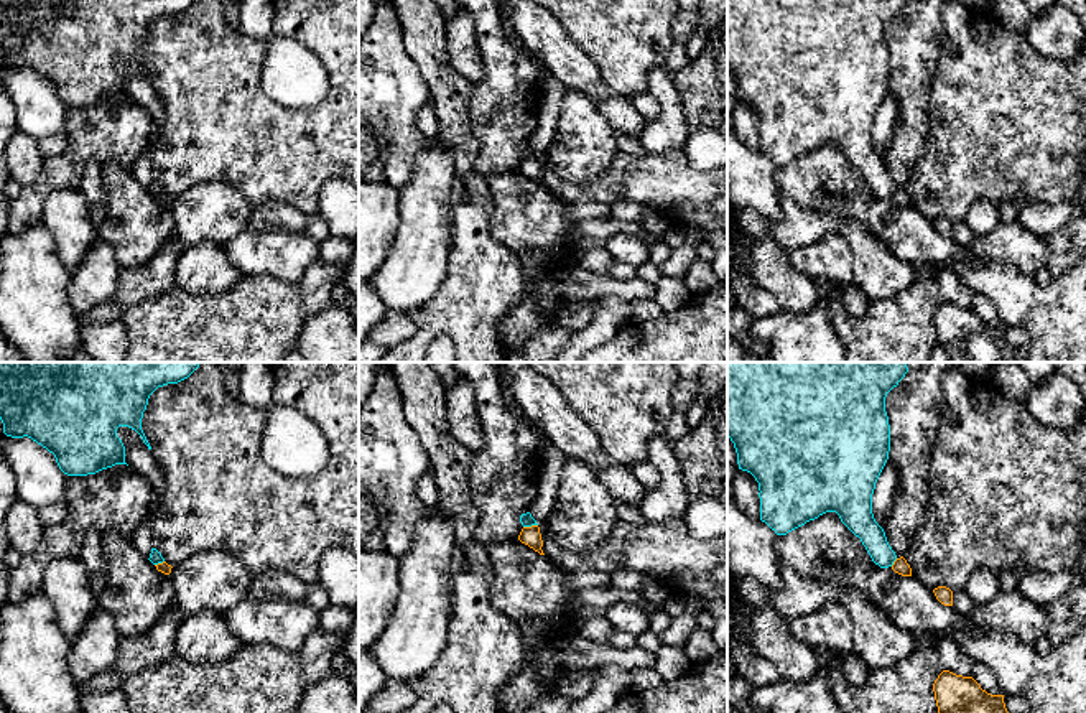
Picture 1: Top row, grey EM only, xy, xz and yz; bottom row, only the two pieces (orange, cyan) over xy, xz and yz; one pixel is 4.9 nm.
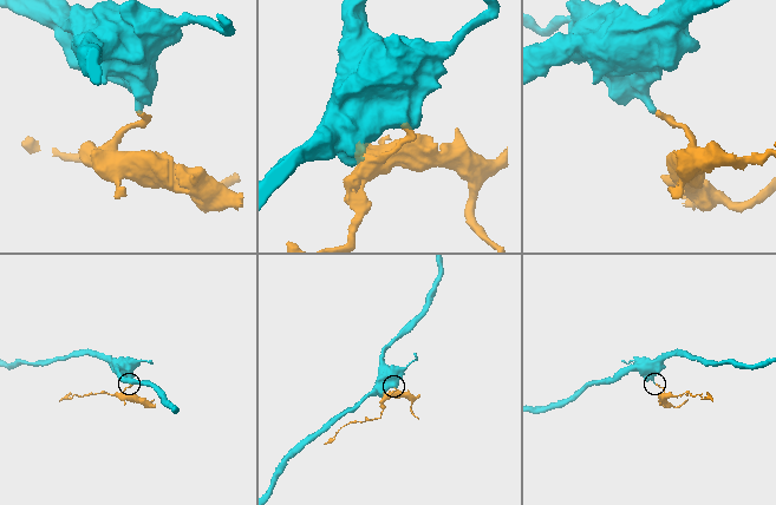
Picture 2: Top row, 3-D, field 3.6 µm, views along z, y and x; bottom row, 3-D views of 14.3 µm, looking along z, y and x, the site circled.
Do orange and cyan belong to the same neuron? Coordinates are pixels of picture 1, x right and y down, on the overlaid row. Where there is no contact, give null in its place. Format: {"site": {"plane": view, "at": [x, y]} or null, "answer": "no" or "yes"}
{"site": {"plane": "xz", "at": [532, 526]}, "answer": "no"}

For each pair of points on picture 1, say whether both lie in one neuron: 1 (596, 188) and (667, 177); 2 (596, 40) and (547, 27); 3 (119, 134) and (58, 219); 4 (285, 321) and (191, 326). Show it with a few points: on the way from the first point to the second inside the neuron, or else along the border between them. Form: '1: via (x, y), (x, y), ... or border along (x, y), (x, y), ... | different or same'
1: via (614, 185), (624, 180), (649, 180) | same
2: border along (555, 17), (591, 61) | different
3: border along (76, 186), (55, 190), (41, 206) | different
4: via (262, 321), (252, 326), (214, 326) | same

